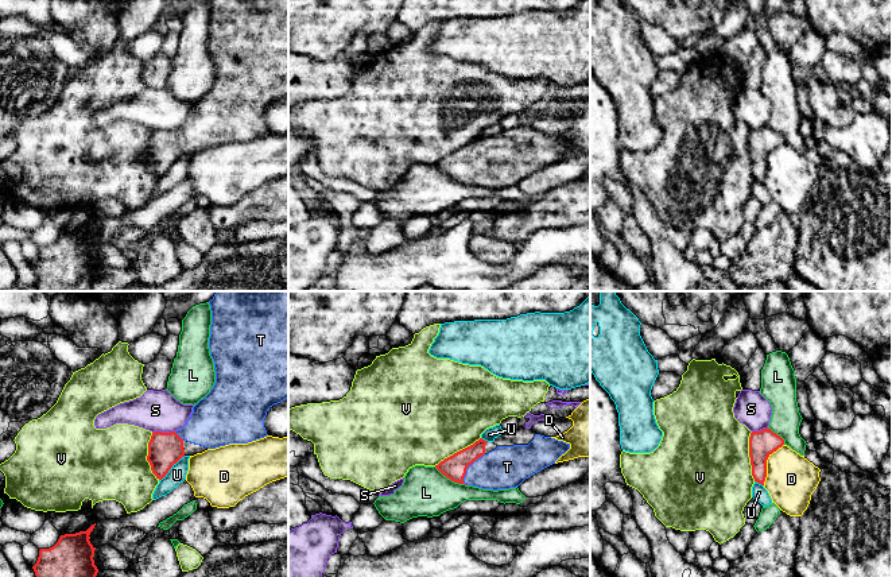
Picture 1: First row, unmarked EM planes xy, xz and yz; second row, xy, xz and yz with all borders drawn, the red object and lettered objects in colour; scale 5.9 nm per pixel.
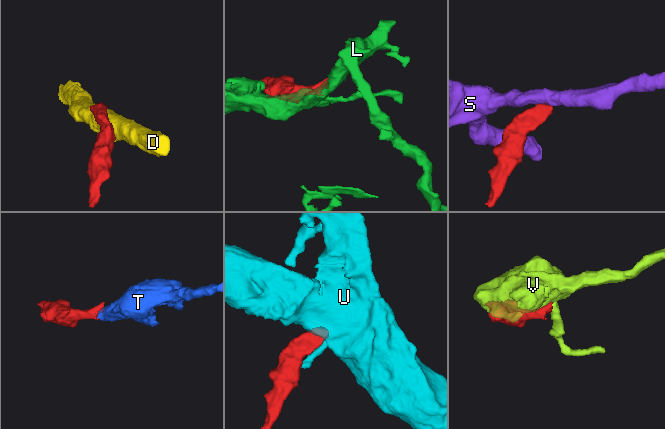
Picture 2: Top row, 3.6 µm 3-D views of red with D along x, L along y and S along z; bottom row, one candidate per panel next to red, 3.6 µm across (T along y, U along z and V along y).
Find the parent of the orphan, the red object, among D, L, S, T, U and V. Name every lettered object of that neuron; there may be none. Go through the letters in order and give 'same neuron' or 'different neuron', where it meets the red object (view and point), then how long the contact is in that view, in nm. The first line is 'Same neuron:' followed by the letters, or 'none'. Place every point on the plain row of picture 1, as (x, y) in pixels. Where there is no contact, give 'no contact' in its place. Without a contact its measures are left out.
Same neuron: T
D: different neuron; contact yz (766, 162); length 280 nm
L: different neuron; contact xz (450, 177); length 240 nm
S: different neuron; contact xy (163, 131); length 140 nm
T: same neuron; contact xz (466, 166); length 220 nm
U: different neuron; contact xy (171, 165); length 220 nm
V: different neuron; contact yz (749, 154); length 300 nm

